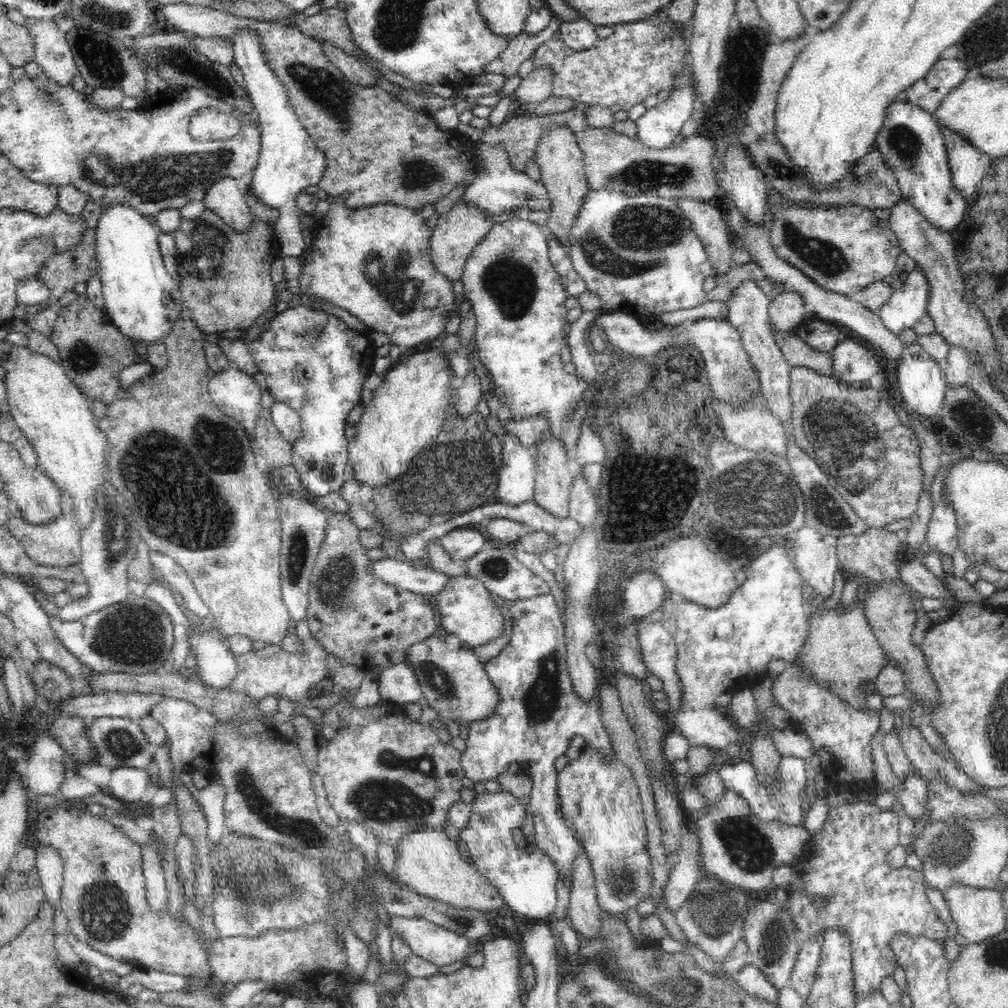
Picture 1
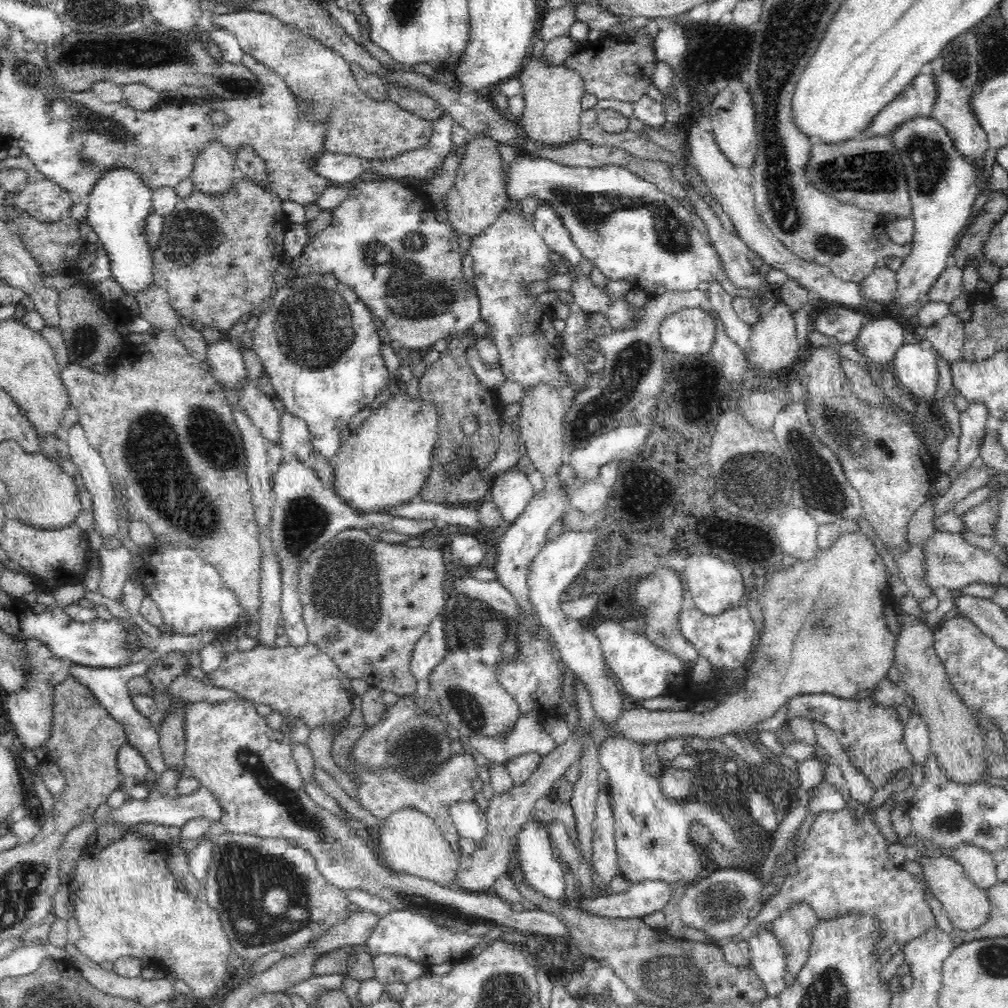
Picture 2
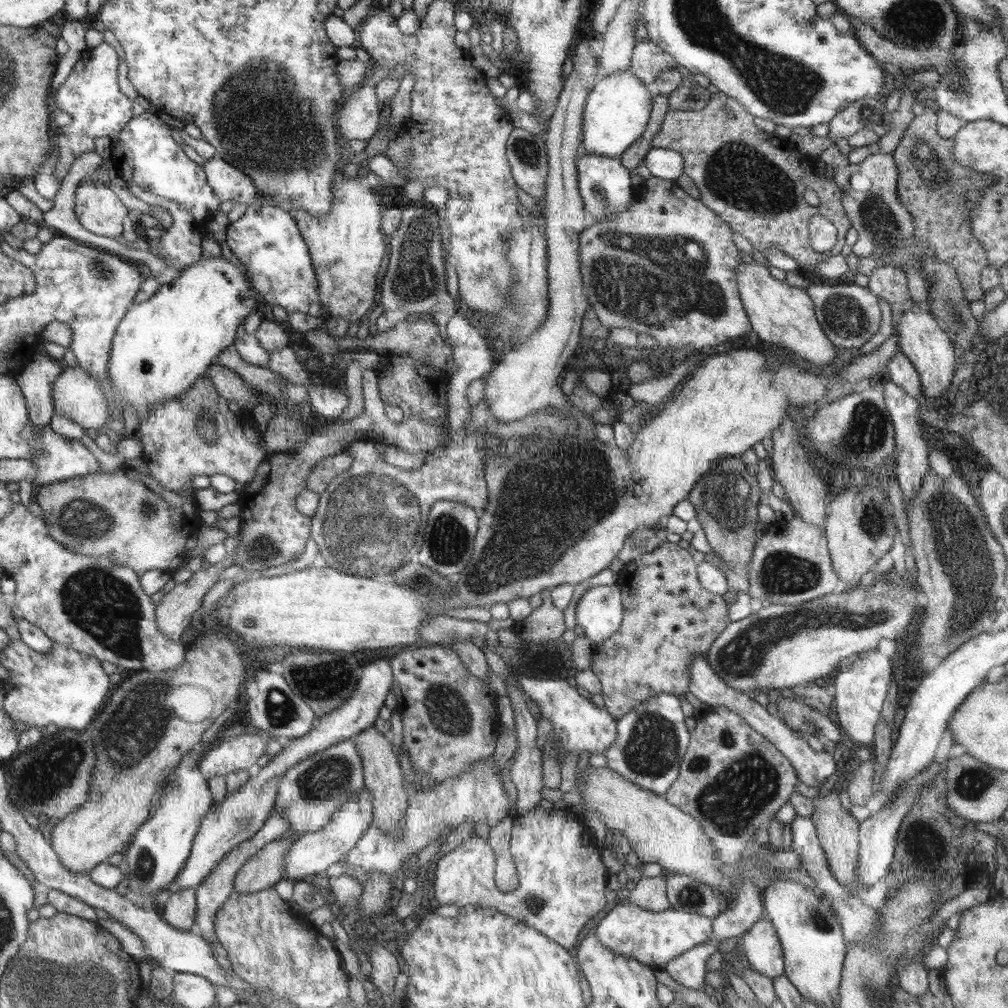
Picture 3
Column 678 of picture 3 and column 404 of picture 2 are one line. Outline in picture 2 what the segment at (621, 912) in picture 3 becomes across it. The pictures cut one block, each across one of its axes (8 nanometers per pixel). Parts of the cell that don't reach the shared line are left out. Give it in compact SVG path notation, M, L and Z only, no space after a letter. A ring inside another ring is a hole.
M393 910L381 918L367 940L368 952L376 955L402 955L430 968L434 964L464 960L469 951L484 938L482 934L468 934L467 931L448 930L433 920L409 910Z

